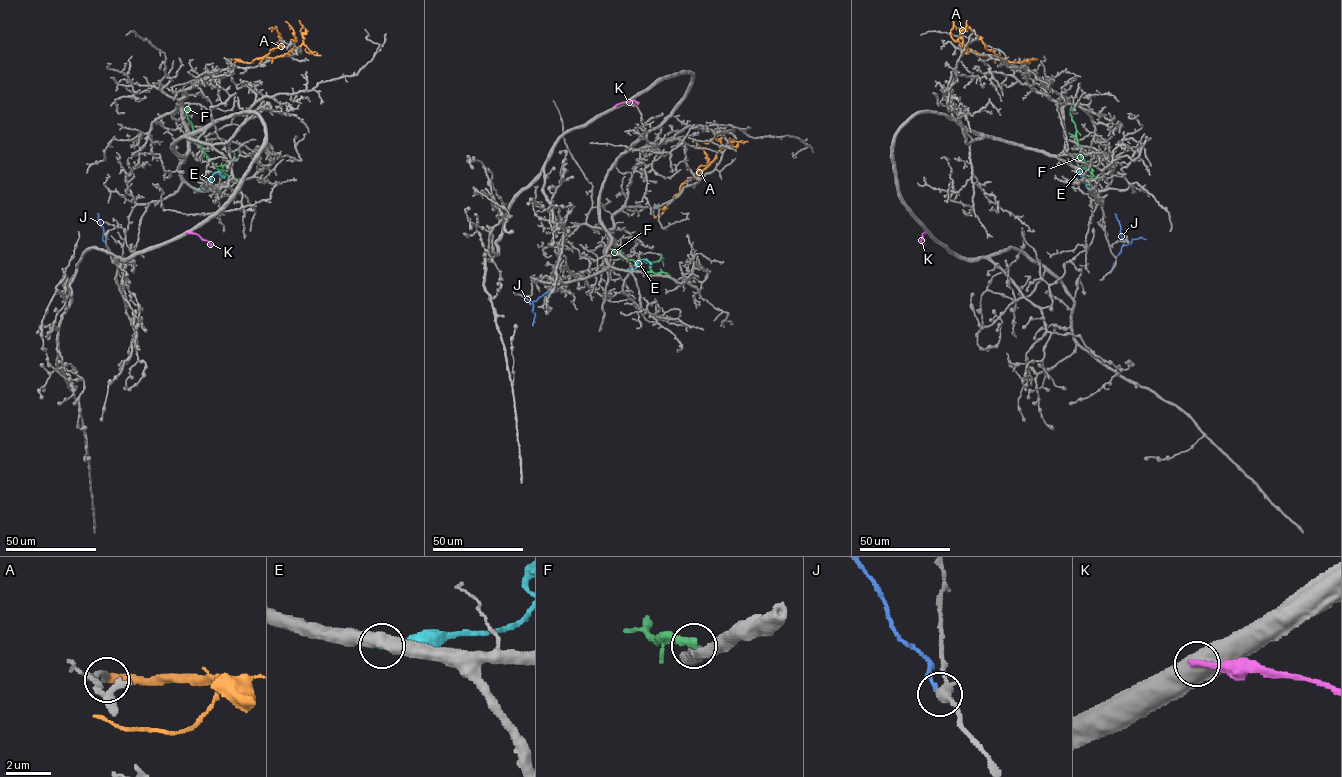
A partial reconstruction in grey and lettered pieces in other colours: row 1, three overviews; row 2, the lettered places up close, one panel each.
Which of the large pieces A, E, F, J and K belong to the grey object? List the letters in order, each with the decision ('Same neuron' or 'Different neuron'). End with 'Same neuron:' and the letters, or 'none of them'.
A: Different neuron
E: Different neuron
F: Different neuron
J: Different neuron
K: Different neuron
Same neuron: none of them

